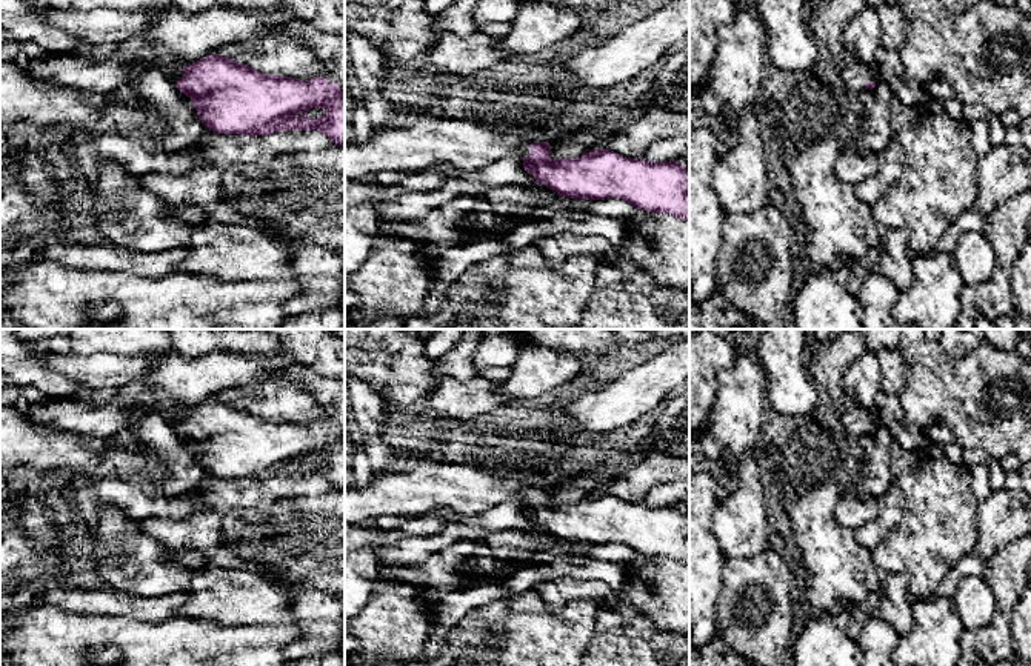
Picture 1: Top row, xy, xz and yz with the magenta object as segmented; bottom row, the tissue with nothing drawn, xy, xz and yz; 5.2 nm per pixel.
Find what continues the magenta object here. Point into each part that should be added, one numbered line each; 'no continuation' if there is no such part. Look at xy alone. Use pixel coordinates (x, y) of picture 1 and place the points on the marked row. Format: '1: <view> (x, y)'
1: xy (176, 73)

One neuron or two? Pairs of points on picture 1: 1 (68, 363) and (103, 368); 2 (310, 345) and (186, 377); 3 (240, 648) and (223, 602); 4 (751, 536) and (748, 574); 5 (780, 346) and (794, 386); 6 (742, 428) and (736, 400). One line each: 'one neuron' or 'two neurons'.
1: one neuron
2: two neurons
3: two neurons
4: two neurons
5: one neuron
6: one neuron

